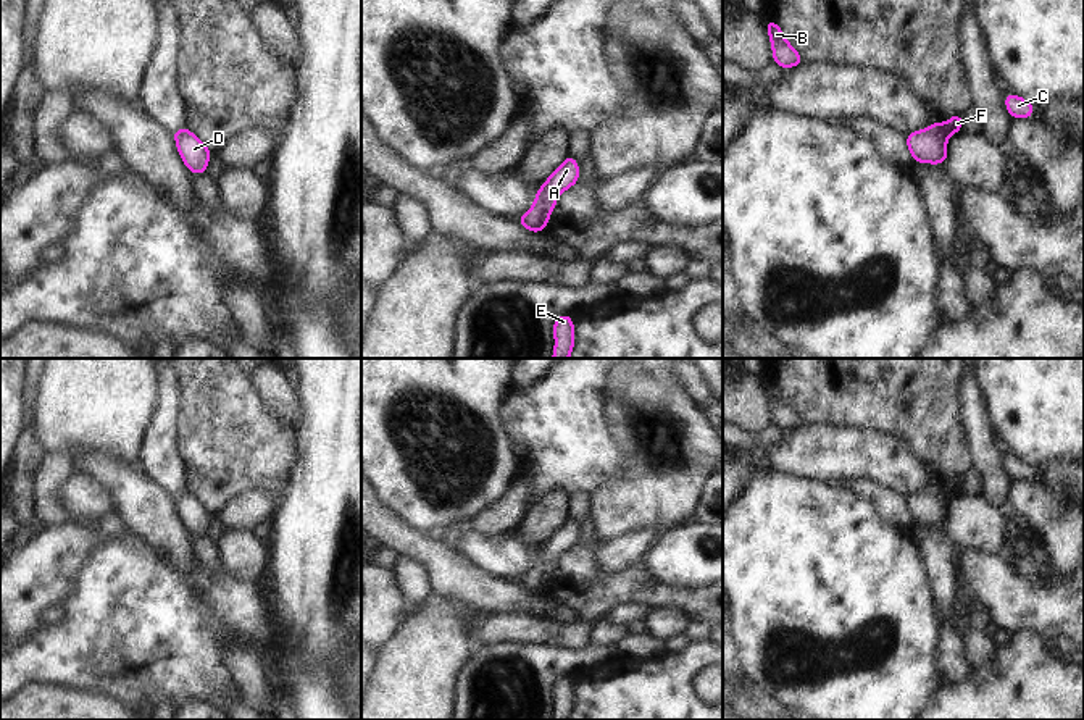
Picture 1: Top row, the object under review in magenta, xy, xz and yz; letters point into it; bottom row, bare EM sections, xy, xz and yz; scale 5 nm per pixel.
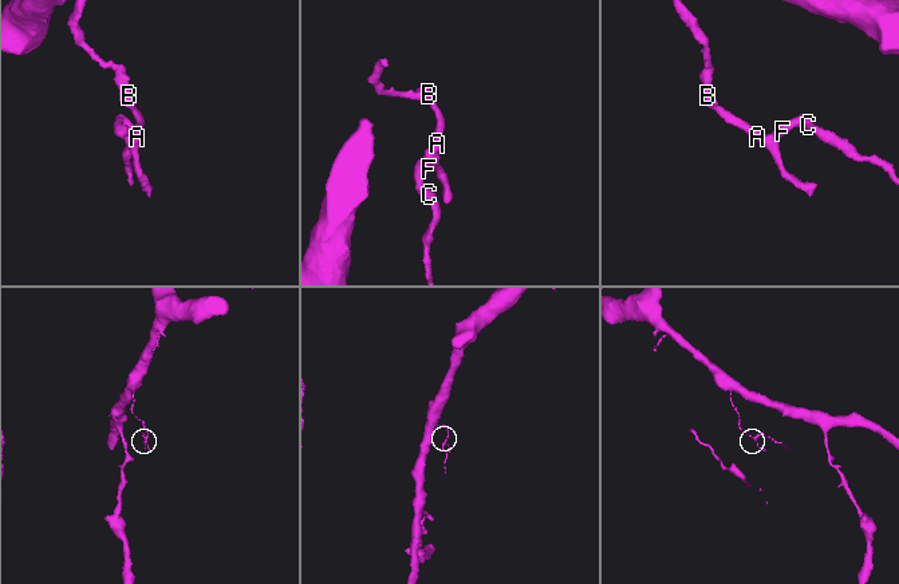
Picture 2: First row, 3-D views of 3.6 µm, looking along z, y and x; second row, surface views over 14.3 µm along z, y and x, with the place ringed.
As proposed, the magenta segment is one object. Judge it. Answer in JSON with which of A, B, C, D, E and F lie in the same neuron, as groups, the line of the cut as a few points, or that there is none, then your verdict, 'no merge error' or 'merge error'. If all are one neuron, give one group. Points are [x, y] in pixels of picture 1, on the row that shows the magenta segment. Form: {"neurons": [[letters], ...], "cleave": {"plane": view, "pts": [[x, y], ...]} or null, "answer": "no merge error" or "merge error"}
{"neurons": [["A", "B", "D"], ["C", "E", "F"]], "cleave": {"plane": "xz", "pts": [[537, 194], [542, 199], [547, 217]]}, "answer": "merge error"}

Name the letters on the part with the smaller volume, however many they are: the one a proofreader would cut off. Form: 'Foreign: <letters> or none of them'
Foreign: C, E, F.

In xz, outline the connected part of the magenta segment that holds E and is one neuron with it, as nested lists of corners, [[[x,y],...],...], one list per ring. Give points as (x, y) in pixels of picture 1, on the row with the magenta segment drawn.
[[[560,315],[553,324],[555,350],[552,358],[568,358],[574,349],[574,323],[569,315]]]

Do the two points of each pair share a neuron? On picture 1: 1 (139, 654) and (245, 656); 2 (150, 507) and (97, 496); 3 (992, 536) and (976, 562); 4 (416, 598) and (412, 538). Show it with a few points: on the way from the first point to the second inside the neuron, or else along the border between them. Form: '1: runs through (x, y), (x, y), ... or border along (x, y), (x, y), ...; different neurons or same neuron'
1: border along (254, 646), (229, 653), (229, 669), (242, 691); different neurons
2: border along (86, 473), (97, 478), (110, 491), (116, 510); different neurons
3: border along (962, 548), (1017, 552); different neurons
4: border along (400, 556), (418, 559), (429, 573), (434, 590); different neurons

